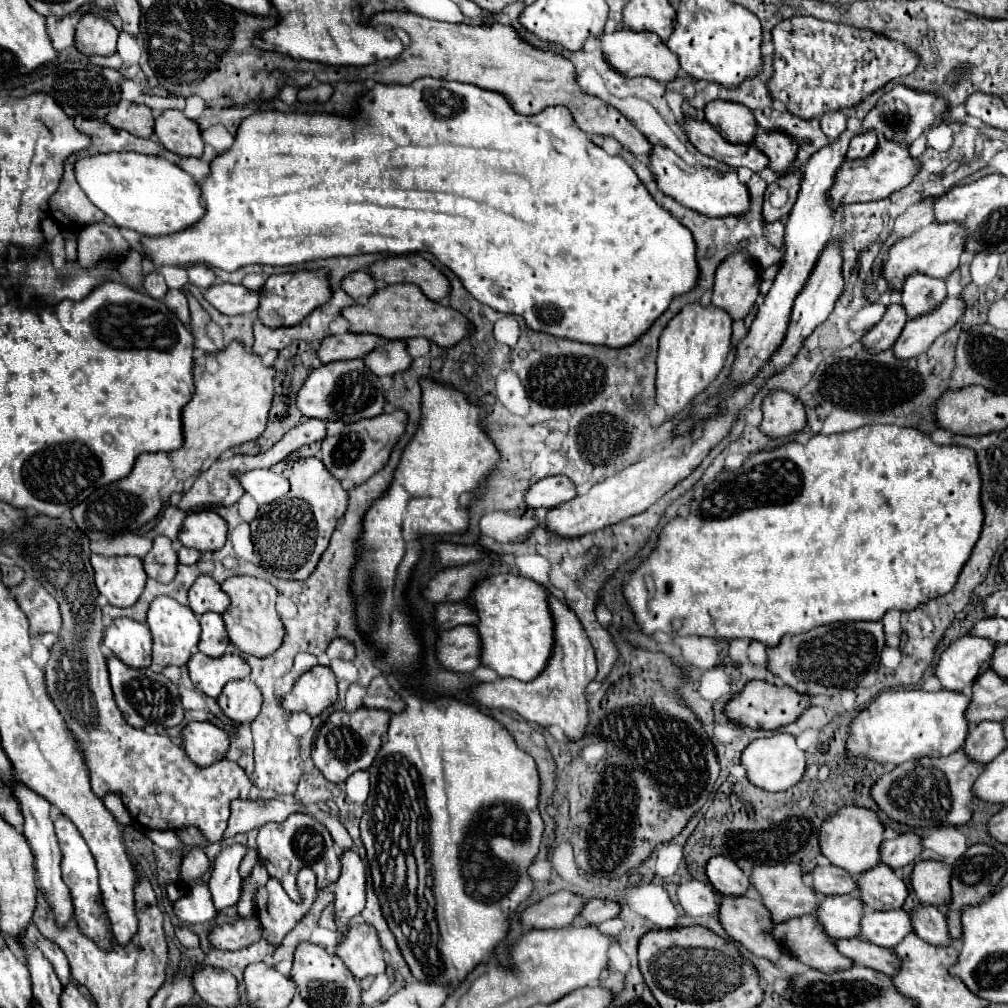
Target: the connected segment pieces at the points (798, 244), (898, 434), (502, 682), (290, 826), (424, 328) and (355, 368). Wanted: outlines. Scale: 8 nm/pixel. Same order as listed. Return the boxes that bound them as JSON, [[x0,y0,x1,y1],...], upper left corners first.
[[724,130,856,392],[624,424,984,646],[472,594,596,742],[258,814,340,902],[340,284,470,346],[296,360,386,424]]

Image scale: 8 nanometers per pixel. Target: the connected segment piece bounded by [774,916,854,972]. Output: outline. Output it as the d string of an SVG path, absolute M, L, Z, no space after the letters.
M802 916L776 924L774 938L784 944L802 964L822 972L842 972L854 962L842 956L836 944L826 936L816 916Z

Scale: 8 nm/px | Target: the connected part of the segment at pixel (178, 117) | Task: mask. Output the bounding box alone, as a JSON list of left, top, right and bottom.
[154,110,204,158]

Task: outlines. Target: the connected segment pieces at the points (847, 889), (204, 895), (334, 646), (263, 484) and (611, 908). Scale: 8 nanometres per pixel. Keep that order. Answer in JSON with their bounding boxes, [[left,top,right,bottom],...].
[[812,866,858,894],[174,882,216,924],[326,638,354,660],[234,468,290,506],[582,898,620,924]]

